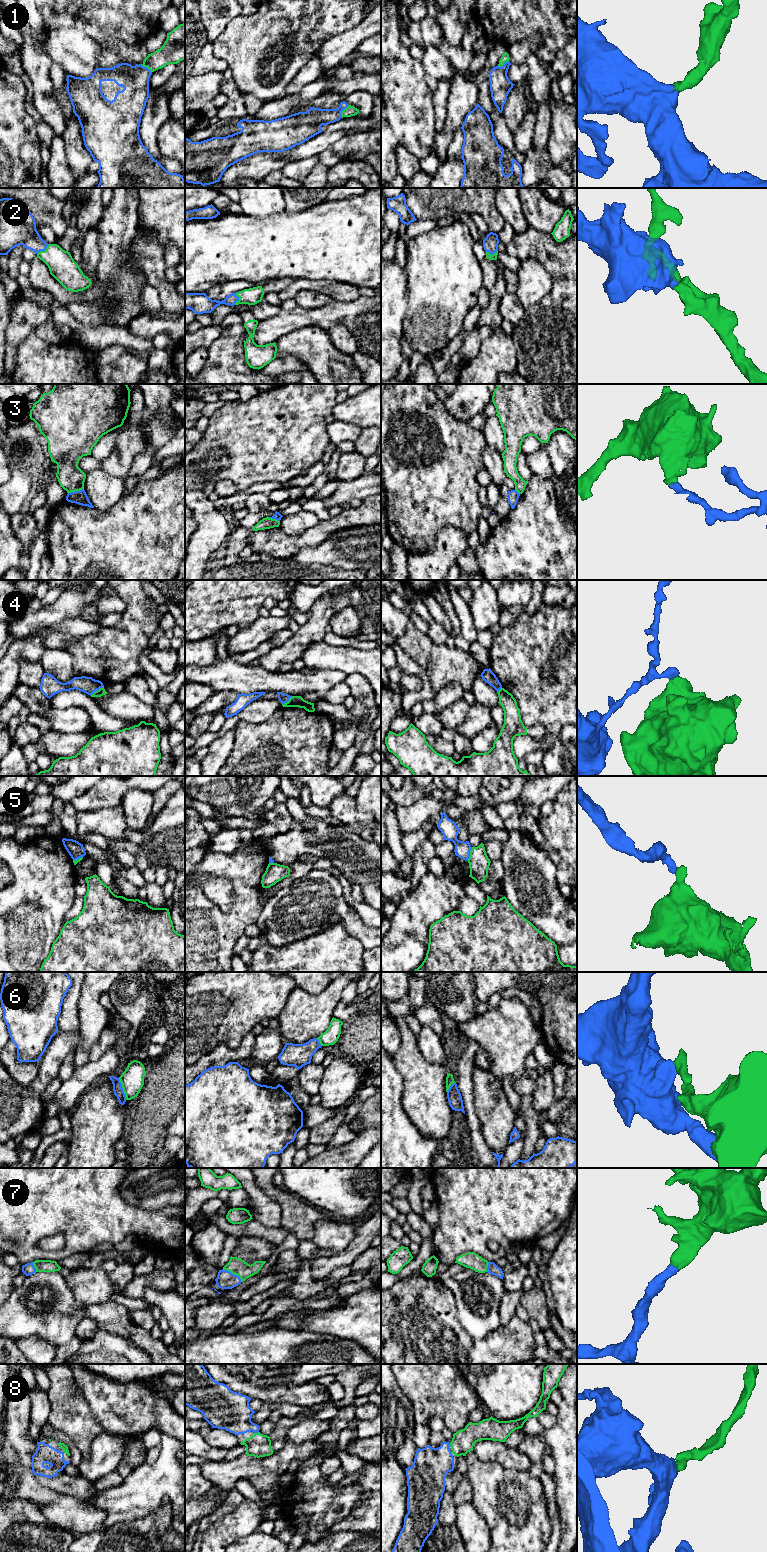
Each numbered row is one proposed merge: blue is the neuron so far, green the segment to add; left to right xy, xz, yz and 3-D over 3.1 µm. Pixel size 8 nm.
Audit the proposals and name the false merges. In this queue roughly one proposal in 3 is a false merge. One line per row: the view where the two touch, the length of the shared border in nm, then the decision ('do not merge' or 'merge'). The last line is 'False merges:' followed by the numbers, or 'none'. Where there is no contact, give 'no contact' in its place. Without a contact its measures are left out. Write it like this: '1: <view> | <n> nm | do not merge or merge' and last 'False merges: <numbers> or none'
1: xz | 120 nm | merge
2: xy | 130 nm | merge
3: xy | 130 nm | do not merge
4: xy | 130 nm | do not merge
5: yz | 120 nm | do not merge
6: xy | 190 nm | do not merge
7: xz | 190 nm | merge
8: xz | 40 nm | merge
False merges: 3, 4, 5, 6

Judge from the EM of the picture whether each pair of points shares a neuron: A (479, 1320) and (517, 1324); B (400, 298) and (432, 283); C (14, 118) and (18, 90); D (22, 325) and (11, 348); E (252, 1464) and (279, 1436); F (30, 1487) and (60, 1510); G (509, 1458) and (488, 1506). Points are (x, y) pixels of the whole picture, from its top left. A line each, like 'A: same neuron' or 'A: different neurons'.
A: different neurons
B: different neurons
C: same neuron
D: same neuron
E: different neurons
F: same neuron
G: different neurons

